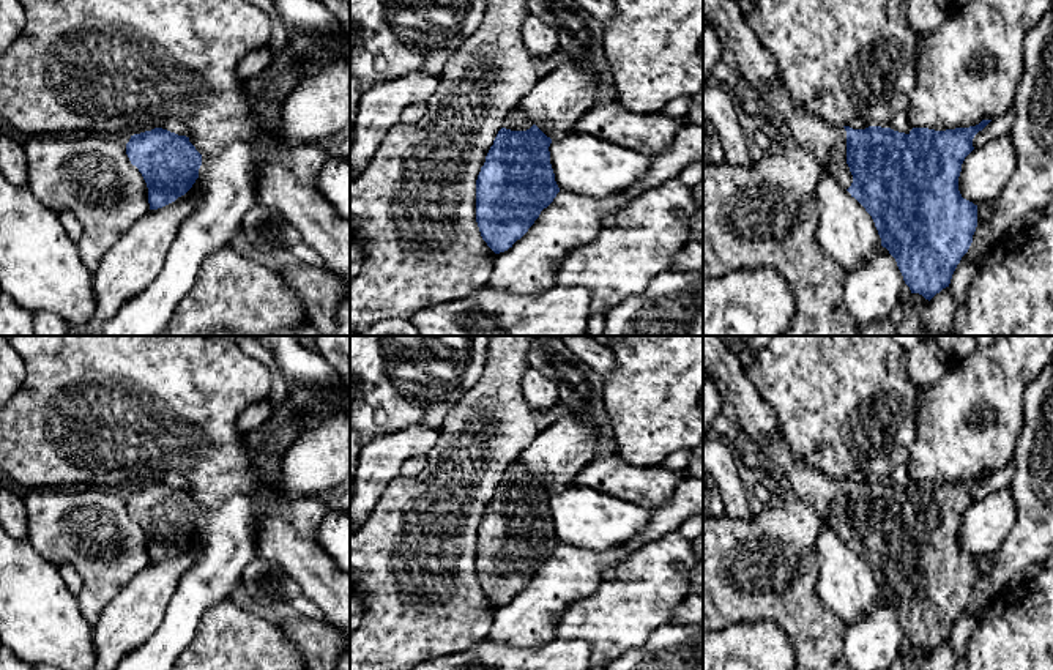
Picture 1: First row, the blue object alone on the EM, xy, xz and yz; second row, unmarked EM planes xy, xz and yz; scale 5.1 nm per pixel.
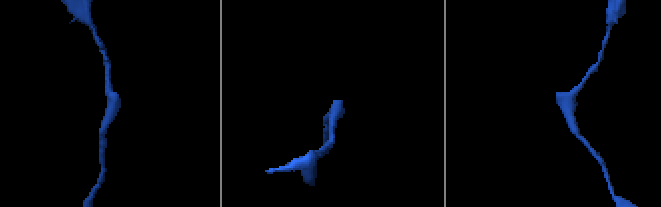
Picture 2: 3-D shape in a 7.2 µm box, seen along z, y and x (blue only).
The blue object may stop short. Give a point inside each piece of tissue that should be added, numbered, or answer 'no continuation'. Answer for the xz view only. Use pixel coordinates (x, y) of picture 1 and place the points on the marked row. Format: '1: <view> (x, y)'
1: xz (516, 120)

